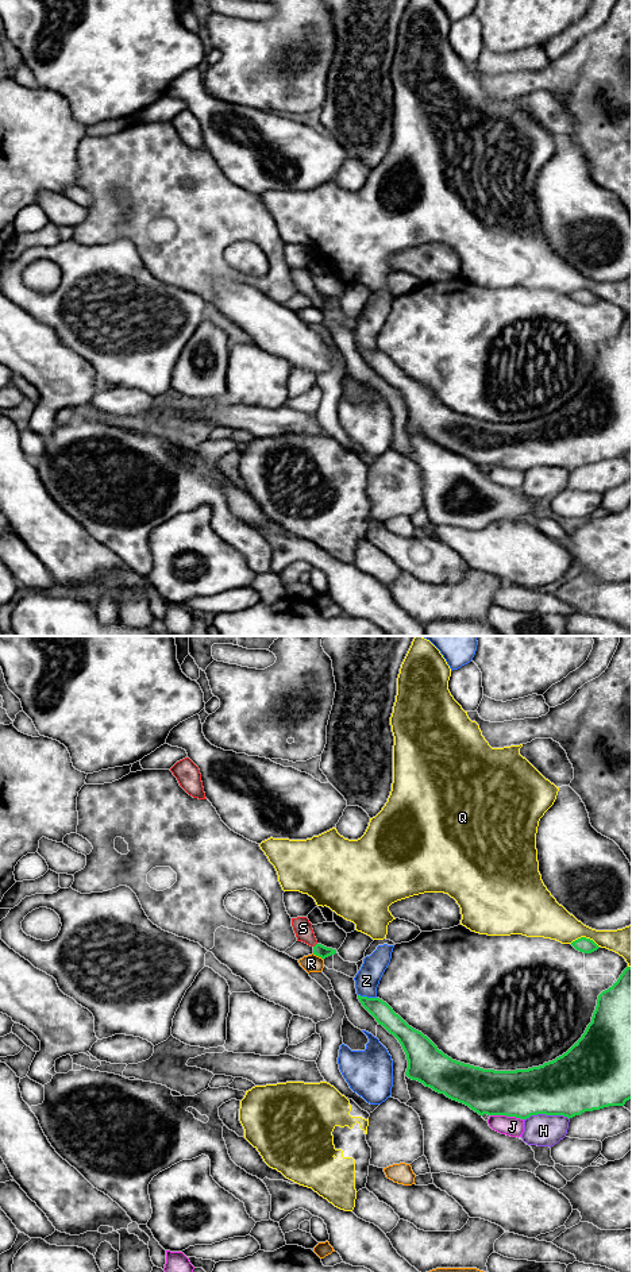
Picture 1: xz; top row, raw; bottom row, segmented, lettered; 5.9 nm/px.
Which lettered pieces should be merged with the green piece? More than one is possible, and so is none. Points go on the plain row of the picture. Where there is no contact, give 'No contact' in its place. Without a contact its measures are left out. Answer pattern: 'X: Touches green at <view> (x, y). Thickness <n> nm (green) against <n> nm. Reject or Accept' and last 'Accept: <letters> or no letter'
H: Touches green at xz (546, 466). Thickness 360 nm (green) against 190 nm. Reject
J: Touches green at xz (507, 467). Thickness 280 nm (green) against 120 nm. Reject
Q: Touches green at xz (585, 289). Thickness 90 nm (green) against 220 nm. Reject
R: Touches green at xz (318, 307). Thickness 70 nm (green) against 110 nm. Reject
S: Touches green at xz (315, 297). Thickness 70 nm (green) against 110 nm. Accept
Z: Touches green at xz (366, 349). Thickness 120 nm (green) against 140 nm. Reject
Accept: S

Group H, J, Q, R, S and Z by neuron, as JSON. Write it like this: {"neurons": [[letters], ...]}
{"neurons": [["H"], ["J"], ["Q"], ["R"], ["S"], ["Z"]]}

